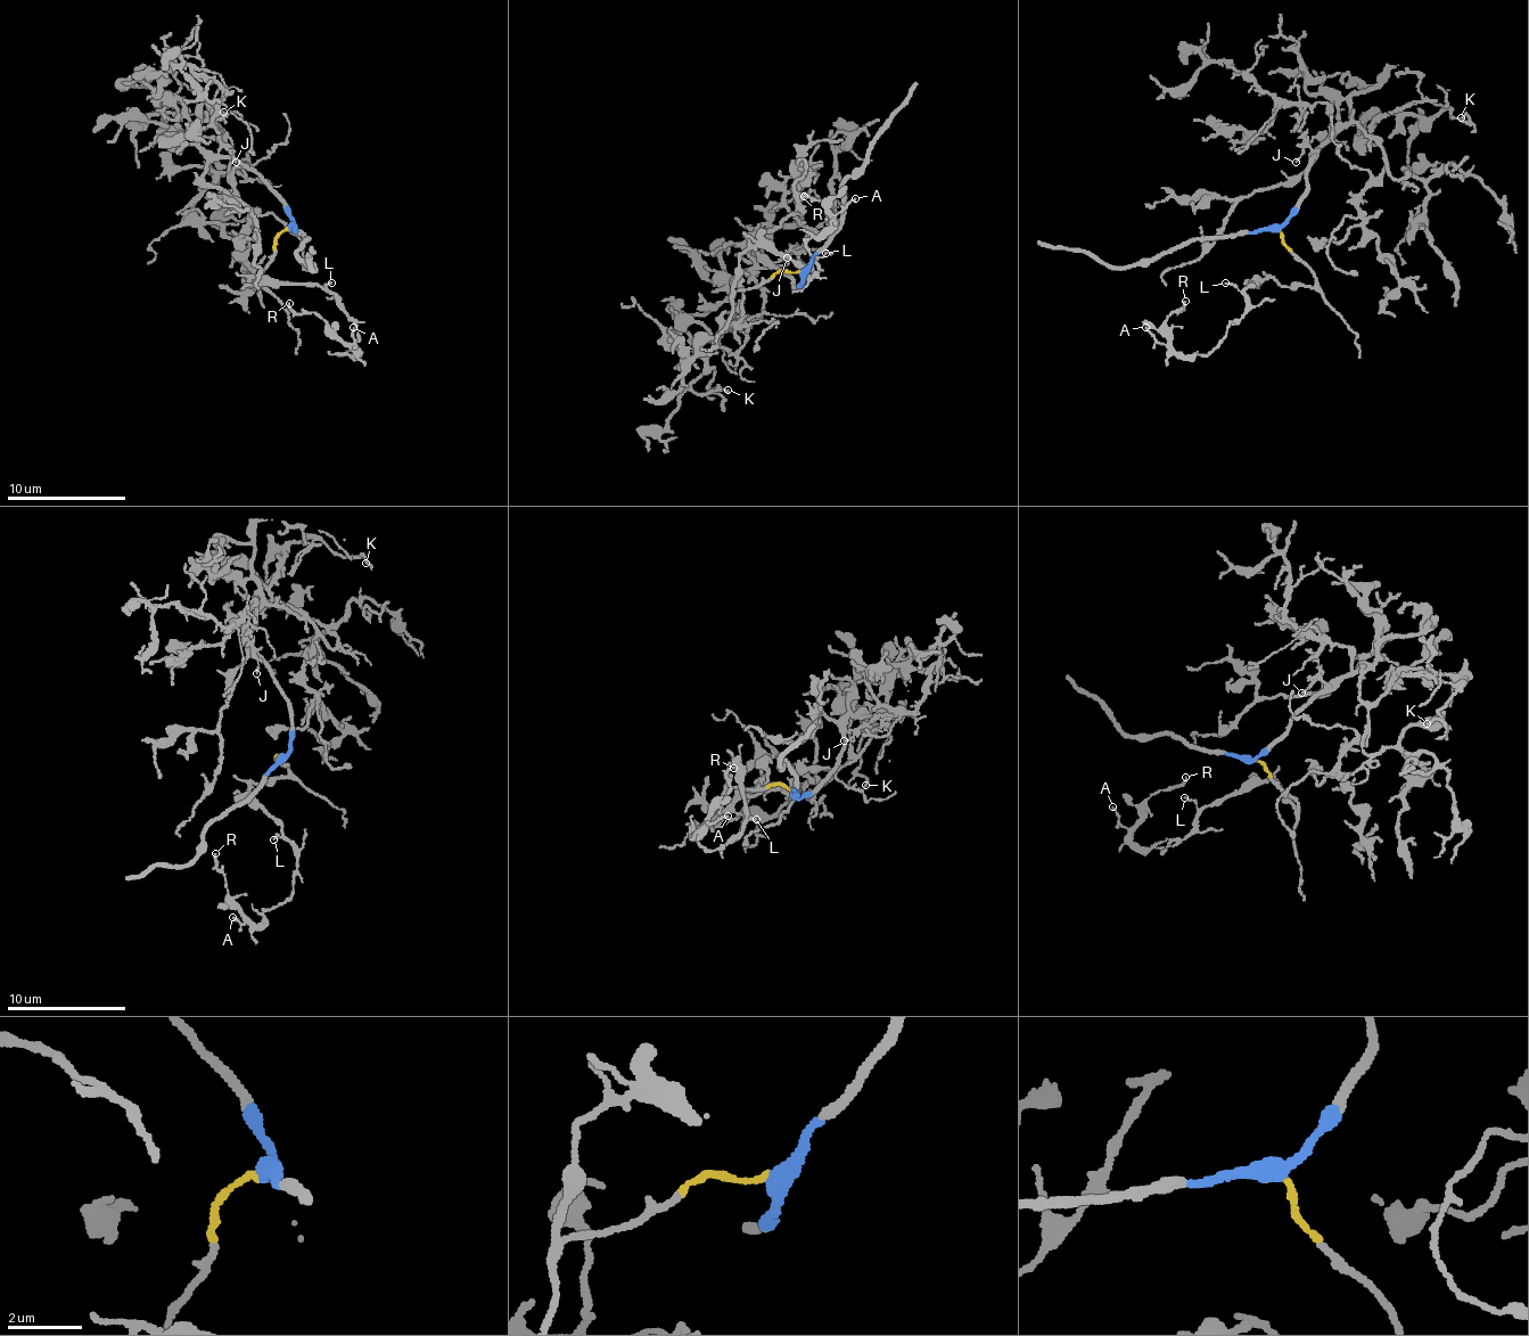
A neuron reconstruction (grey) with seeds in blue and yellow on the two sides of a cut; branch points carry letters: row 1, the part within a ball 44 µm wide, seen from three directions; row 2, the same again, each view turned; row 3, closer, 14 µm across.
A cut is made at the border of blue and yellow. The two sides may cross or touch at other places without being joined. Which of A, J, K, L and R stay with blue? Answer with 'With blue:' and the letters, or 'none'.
With blue: J, K

